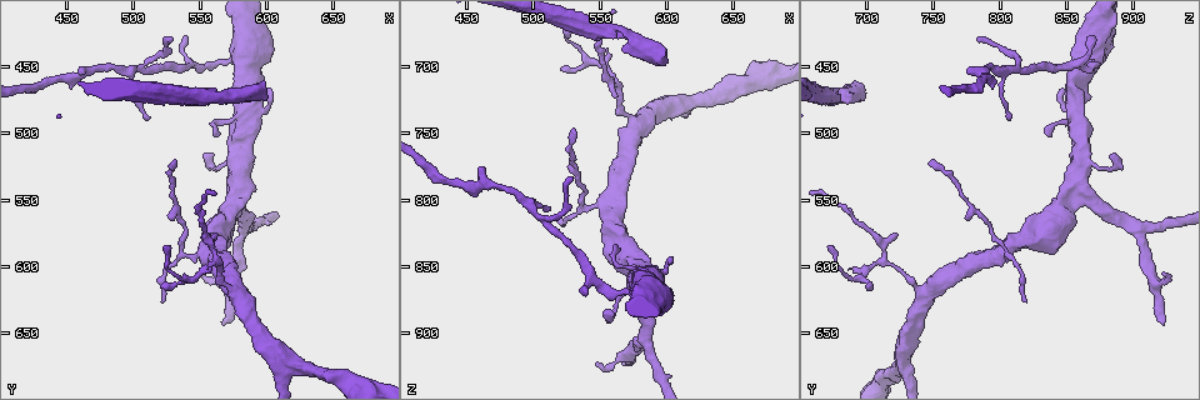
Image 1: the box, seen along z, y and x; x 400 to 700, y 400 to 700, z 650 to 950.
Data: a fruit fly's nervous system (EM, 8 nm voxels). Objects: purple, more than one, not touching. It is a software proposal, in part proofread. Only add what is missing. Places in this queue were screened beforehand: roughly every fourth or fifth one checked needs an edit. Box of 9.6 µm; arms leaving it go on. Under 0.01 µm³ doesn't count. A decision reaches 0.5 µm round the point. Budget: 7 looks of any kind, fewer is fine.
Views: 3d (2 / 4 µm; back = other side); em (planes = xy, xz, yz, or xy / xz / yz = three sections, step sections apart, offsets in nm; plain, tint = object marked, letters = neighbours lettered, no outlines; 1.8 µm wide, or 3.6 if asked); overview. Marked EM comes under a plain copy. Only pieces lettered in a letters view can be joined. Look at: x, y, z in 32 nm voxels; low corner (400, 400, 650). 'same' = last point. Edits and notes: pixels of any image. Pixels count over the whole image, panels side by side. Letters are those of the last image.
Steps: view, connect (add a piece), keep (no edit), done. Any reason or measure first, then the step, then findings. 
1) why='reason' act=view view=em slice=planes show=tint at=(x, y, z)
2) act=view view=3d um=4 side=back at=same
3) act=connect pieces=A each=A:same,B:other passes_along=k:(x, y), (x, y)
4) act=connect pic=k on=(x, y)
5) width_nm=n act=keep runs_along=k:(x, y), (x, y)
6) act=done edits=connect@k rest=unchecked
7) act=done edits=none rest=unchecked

why='two arms in line, one across' act=view view=3d um=4 at=(510, 452, 818)

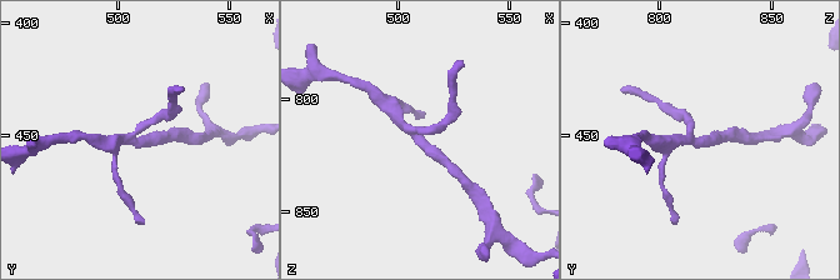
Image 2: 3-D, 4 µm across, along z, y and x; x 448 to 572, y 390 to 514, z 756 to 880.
arms=3 why='need the tissue' act=view view=em slice=xy step=4 show=tint at=(509, 453, 819)

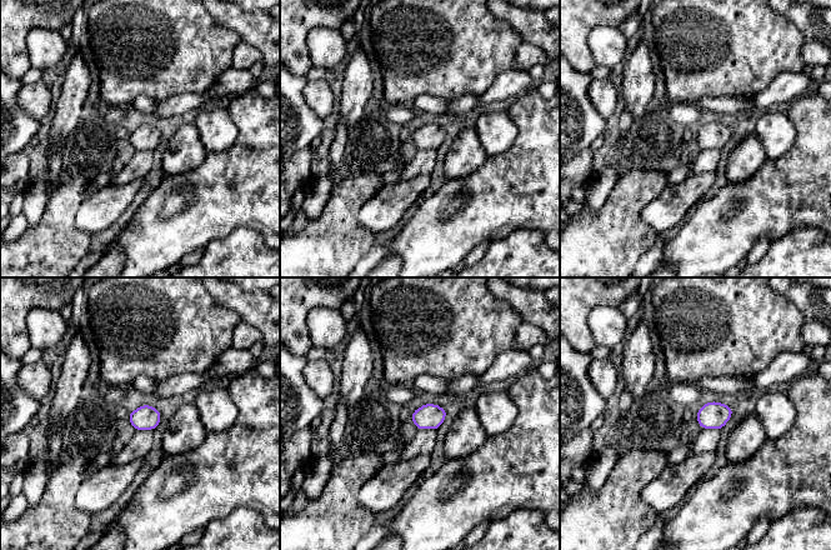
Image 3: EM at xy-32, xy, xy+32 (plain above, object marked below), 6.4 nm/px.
act=view view=em slice=planes show=letters at=same

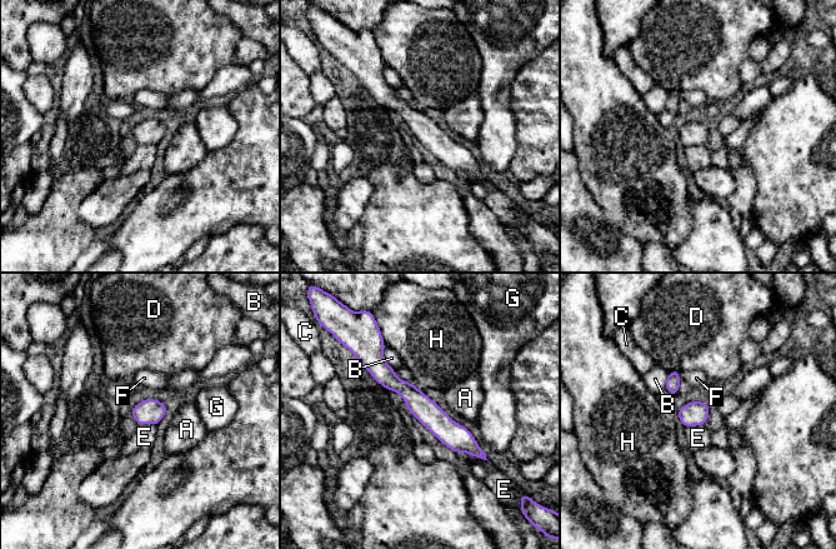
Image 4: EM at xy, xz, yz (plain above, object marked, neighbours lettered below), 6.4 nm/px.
act=keep each=A:other,B:other,C:other,D:other,E:other,F:other,G:other,H:other runs_along=4:(373, 355), (395, 384), (480, 454) found='none of them fits'

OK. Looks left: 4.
why='sudden change in width' act=view view=em slice=xy step=8 show=tint at=(570, 472, 676)

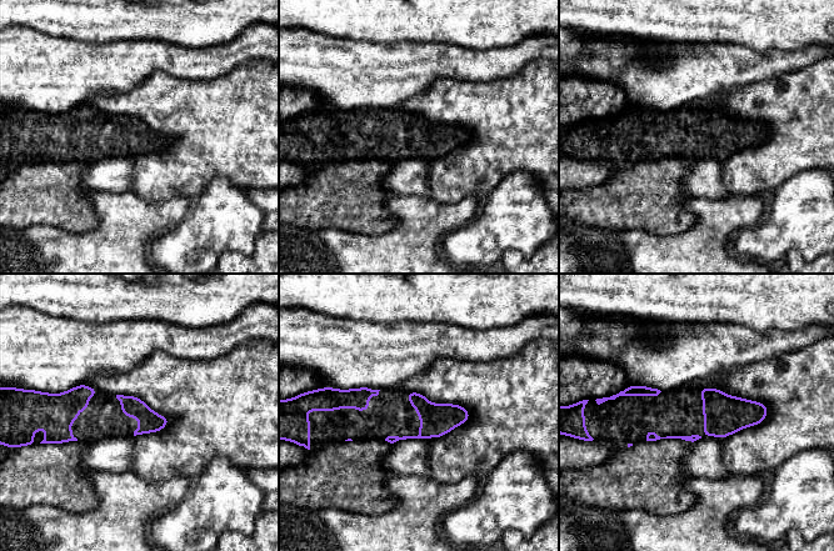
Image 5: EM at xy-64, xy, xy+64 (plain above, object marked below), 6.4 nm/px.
why='cut it another way' act=view view=em slice=planes show=tint at=same

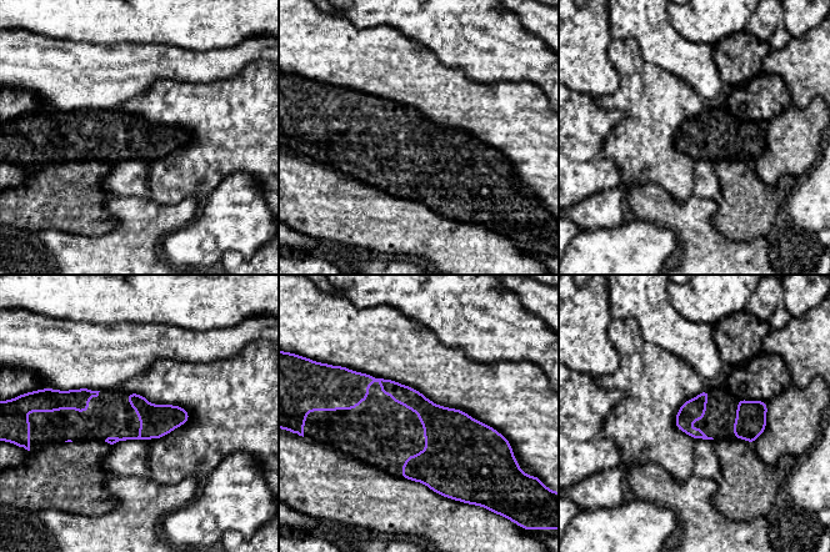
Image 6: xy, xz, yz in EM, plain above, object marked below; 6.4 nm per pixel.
act=view view=em slice=planes show=letters at=same

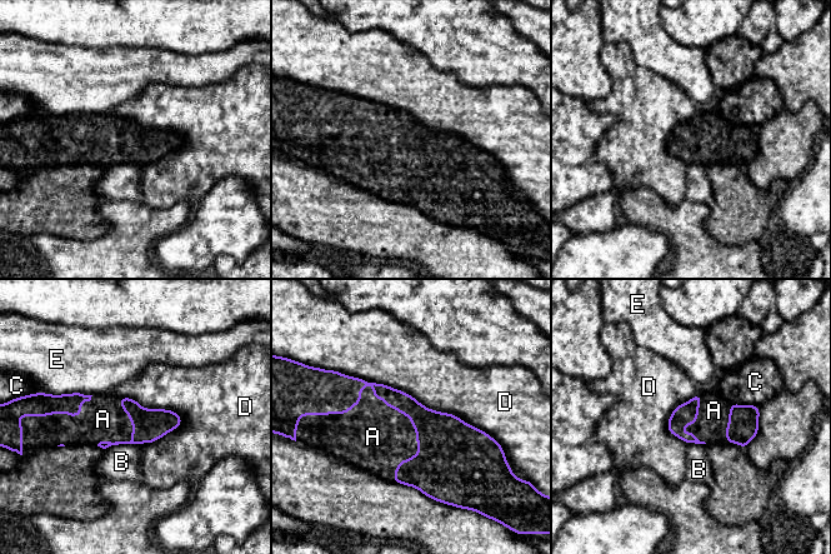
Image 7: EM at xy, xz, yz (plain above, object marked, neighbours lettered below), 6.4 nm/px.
width_nm=160 act=connect pieces=A each=A:same,B:other,C:other,D:other,E:other passes_along=7:(445, 442), (411, 424), (375, 438) found='it goes on there'

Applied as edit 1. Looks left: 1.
act=done edits=connect@7 rest=unchecked

